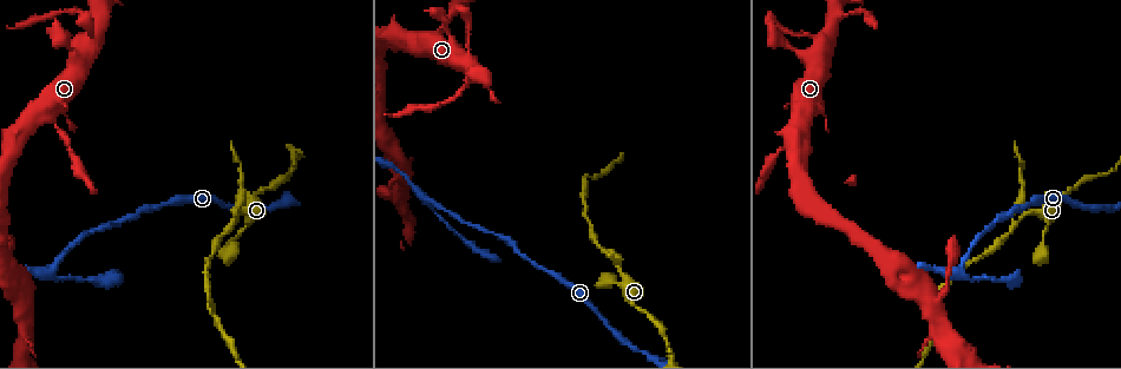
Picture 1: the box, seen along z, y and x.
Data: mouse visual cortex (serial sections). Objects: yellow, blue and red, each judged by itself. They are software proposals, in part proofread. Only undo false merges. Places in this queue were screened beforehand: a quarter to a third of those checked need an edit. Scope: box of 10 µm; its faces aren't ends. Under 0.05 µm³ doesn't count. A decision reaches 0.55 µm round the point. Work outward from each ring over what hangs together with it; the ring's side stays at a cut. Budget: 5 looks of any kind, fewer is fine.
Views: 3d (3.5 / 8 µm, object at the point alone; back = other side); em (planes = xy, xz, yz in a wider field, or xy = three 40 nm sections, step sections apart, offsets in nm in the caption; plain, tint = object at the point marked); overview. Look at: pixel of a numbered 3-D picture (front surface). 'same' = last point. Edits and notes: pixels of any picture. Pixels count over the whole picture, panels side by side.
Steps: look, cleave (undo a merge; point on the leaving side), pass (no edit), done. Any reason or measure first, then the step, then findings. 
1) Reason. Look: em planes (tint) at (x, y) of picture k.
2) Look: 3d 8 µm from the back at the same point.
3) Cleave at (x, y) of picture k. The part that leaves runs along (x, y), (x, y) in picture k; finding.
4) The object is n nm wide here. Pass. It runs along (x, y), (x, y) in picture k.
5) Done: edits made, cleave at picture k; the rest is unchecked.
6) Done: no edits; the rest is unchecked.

Narrows sharply. Look: 3d 8 µm from the back at (54, 127) of picture 1.

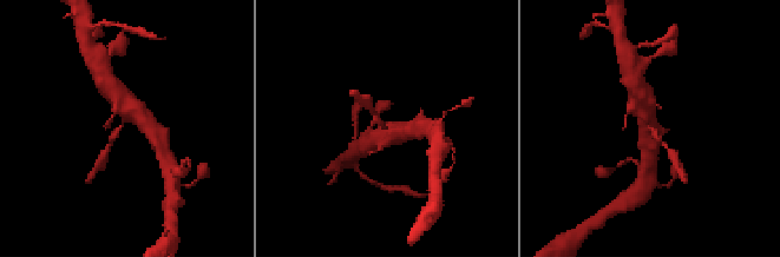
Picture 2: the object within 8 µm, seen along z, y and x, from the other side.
The arms are 150, 600 nm wide. Look: em xy step 2 (tint) at the same point.

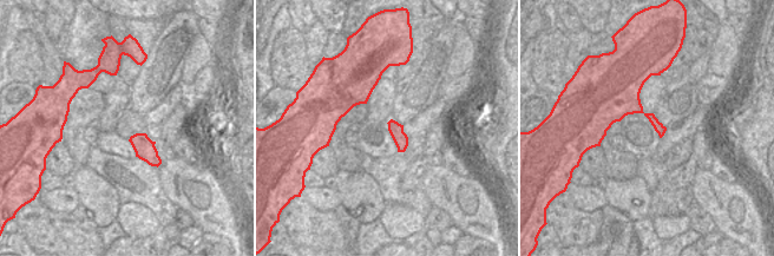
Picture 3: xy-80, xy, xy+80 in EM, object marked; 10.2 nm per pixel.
Pass. It runs along (643, 98), (644, 118), (667, 149) in picture 2; continuous, no second cell.

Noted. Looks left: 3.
Narrows sharply. Look: 3d 3.5 µm at (93, 37) of picture 1.

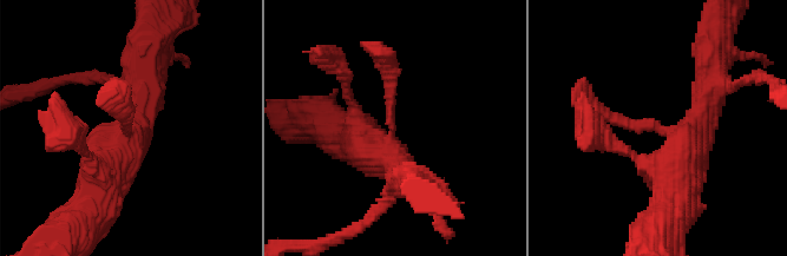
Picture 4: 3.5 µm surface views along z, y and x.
Shape alone is not enough. Look: em xy step 2 (tint) at (659, 132) of picture 4.

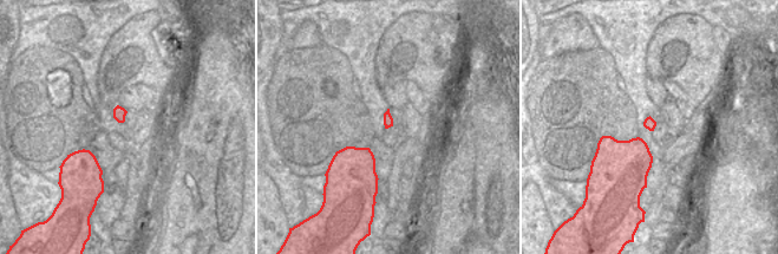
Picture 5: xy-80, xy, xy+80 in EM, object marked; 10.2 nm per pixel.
Look: em xy step 5 (tint) at the same point.

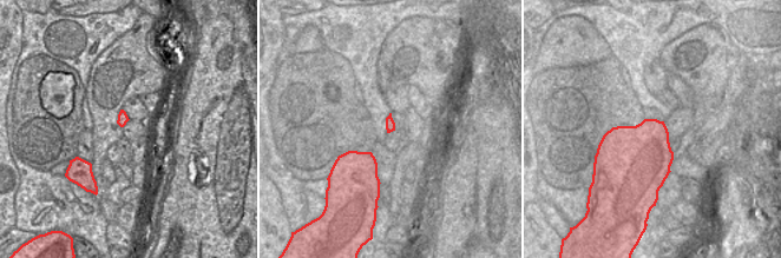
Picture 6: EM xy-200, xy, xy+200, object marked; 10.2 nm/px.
Pass. It runs along (675, 185), (687, 142), (588, 102) in picture 4; continuous, no second cell.

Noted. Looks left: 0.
Done: no edits; the rest is unchecked.

